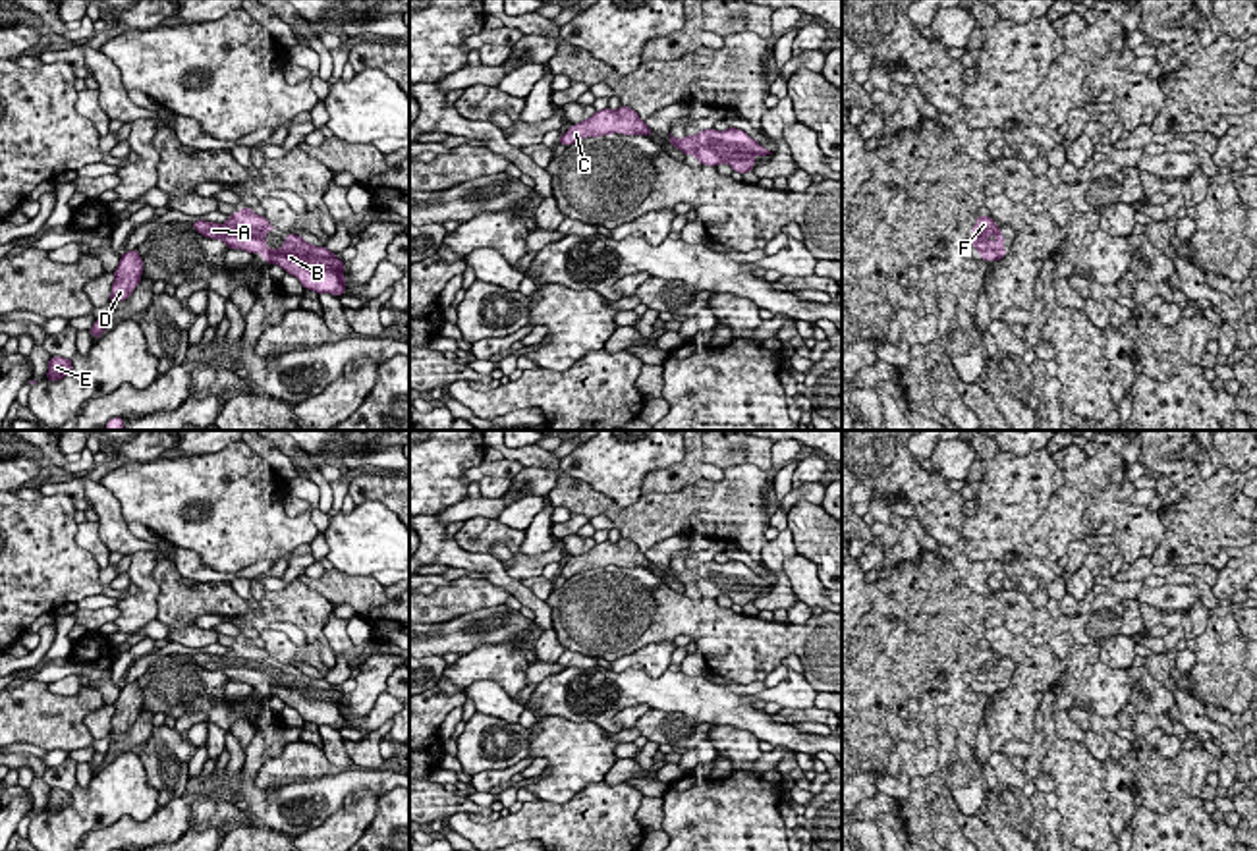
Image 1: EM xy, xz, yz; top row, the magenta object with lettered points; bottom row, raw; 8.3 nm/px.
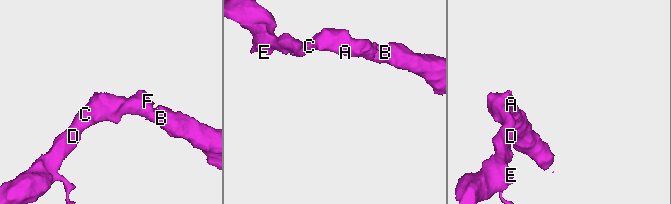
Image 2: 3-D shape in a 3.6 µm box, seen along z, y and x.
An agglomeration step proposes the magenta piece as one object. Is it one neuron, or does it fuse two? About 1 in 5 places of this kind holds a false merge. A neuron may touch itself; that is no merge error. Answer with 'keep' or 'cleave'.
keep

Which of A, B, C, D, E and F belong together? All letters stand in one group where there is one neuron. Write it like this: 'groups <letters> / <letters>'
groups A B C D E F

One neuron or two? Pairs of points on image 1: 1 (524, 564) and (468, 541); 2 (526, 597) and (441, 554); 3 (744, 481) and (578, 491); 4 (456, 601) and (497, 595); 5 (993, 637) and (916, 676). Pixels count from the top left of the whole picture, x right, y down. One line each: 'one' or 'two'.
1: one
2: one
3: one
4: one
5: two

